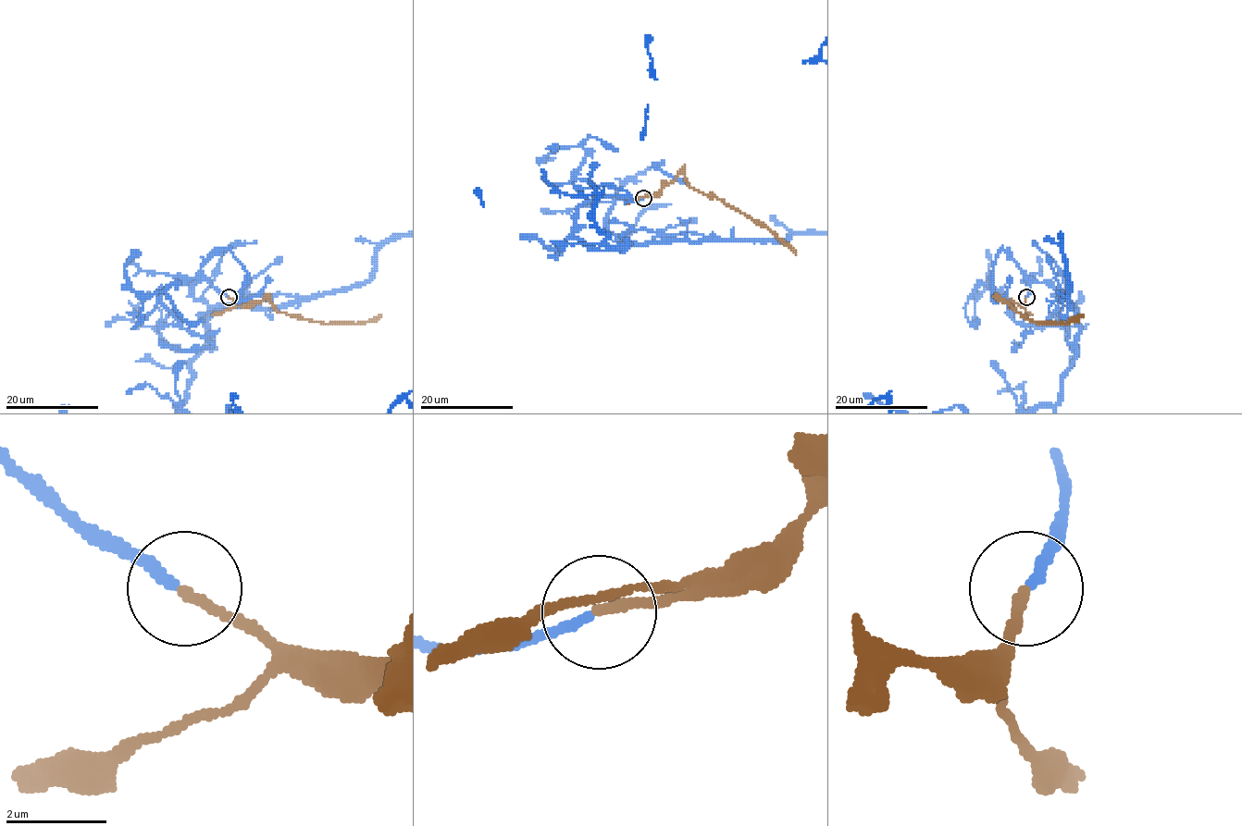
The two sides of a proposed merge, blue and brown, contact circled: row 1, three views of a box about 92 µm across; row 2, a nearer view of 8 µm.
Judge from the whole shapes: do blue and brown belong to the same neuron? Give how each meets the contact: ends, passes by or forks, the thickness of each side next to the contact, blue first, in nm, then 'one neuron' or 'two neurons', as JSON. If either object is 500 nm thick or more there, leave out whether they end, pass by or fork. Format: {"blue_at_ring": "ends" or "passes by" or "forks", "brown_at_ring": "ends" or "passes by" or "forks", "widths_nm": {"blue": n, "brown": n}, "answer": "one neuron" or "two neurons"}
{"blue_at_ring": "ends", "brown_at_ring": "ends", "widths_nm": {"blue": 200, "brown": 200}, "answer": "one neuron"}

